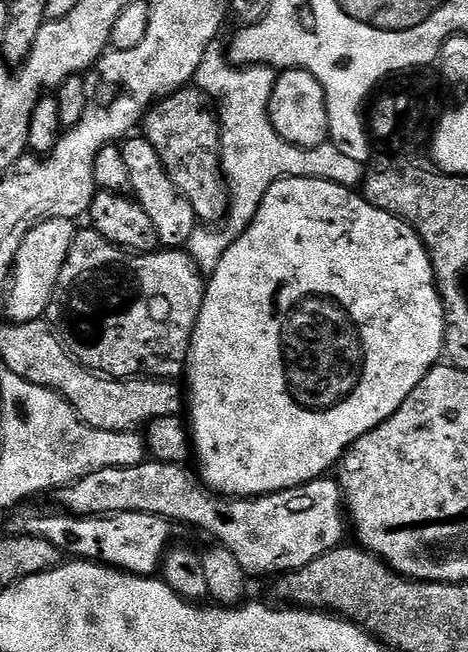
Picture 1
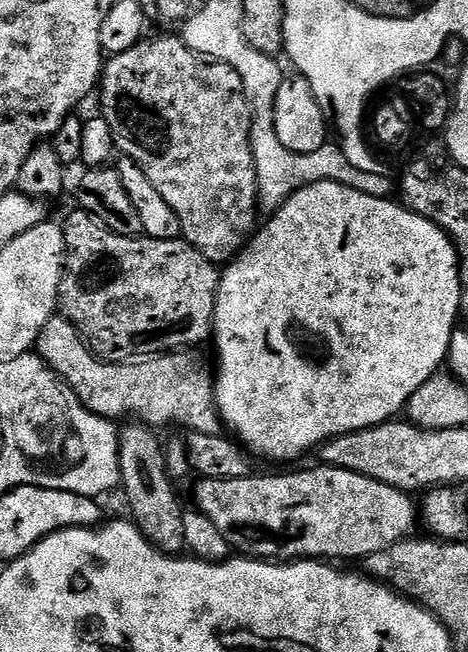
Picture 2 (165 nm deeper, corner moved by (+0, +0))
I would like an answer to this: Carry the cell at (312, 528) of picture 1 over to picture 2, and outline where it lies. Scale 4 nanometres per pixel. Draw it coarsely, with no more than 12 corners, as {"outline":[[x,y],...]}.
{"outline":[[350,470],[197,479],[229,549],[356,560],[413,535],[409,493]]}

